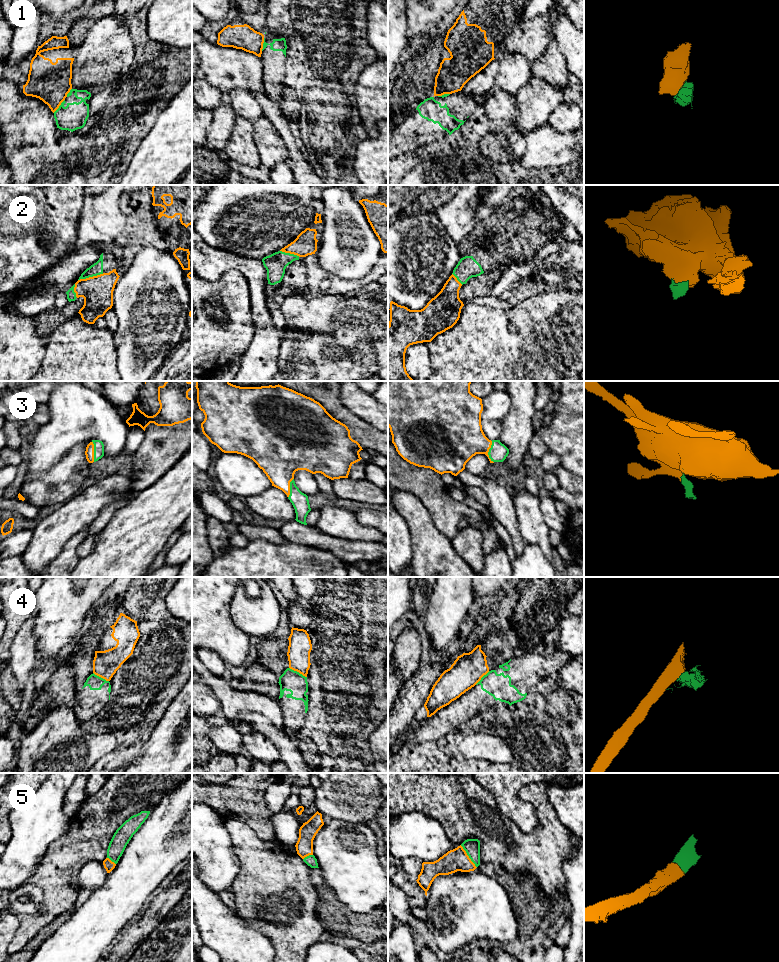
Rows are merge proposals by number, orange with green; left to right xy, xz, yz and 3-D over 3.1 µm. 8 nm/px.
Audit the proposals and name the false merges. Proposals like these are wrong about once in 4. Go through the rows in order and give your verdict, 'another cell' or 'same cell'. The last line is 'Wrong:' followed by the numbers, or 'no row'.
1: another cell
2: same cell
3: same cell
4: another cell
5: same cell
Wrong: 1, 4

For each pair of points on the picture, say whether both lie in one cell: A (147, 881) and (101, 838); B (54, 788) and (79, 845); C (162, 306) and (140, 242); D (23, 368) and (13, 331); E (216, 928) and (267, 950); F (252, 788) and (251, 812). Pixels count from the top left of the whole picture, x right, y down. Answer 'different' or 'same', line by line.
A: different
B: different
C: different
D: same
E: same
F: same

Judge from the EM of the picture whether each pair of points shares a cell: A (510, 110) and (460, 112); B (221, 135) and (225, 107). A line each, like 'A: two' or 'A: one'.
A: two
B: one

